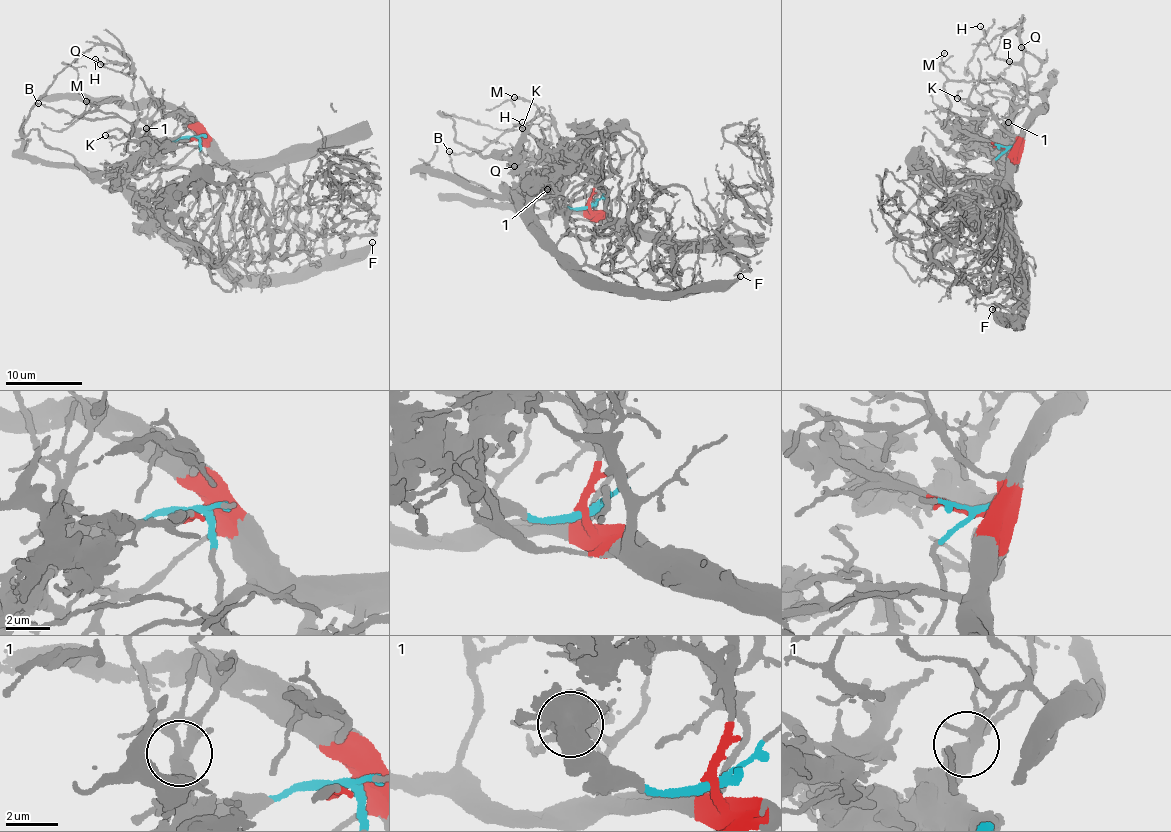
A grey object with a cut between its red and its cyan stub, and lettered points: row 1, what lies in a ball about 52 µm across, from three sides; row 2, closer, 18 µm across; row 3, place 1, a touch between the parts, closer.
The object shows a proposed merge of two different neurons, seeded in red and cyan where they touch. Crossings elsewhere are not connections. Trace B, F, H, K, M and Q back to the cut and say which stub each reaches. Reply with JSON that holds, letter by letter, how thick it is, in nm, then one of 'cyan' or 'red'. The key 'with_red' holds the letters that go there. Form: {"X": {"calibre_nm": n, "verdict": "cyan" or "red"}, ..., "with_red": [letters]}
{"B": {"calibre_nm": 200, "verdict": "cyan"}, "F": {"calibre_nm": 220, "verdict": "cyan"}, "H": {"calibre_nm": 150, "verdict": "cyan"}, "K": {"calibre_nm": 160, "verdict": "cyan"}, "M": {"calibre_nm": 160, "verdict": "cyan"}, "Q": {"calibre_nm": 150, "verdict": "cyan"}, "with_red": []}

